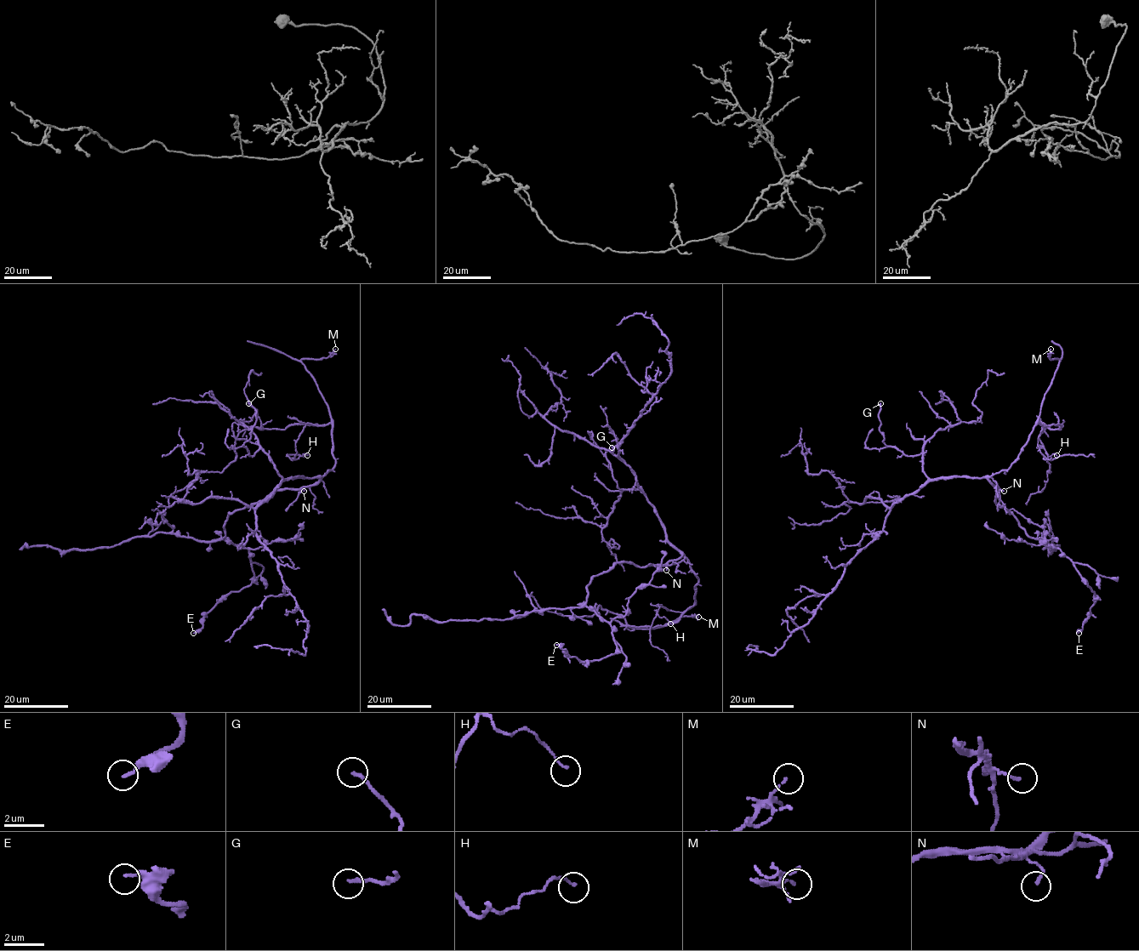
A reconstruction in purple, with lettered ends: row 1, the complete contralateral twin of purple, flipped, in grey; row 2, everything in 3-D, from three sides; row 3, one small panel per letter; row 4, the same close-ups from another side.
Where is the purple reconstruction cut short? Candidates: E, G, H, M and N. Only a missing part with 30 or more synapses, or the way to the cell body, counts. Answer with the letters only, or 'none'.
none

